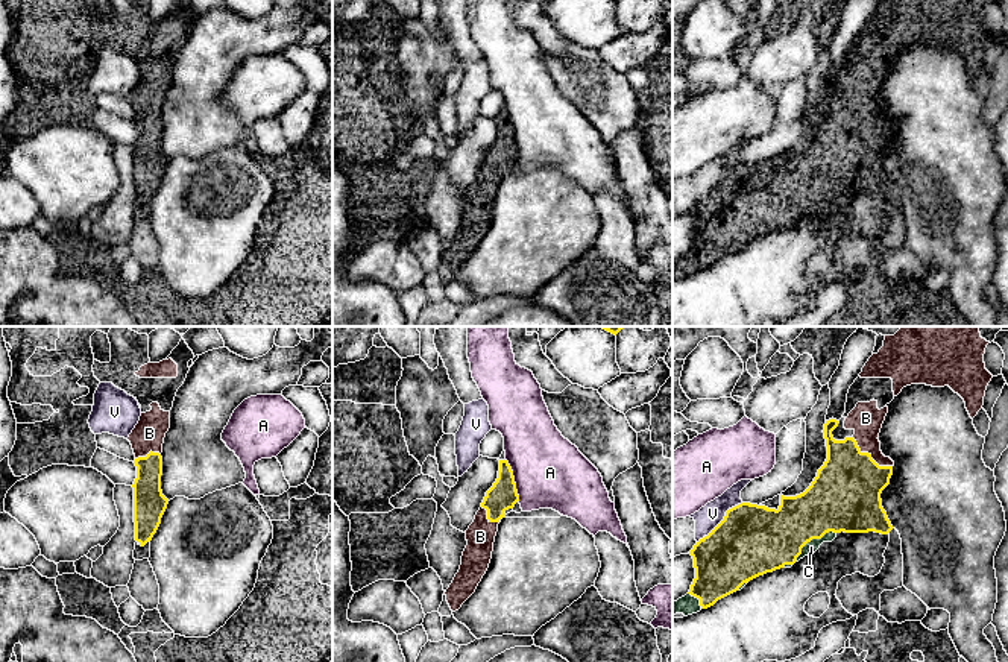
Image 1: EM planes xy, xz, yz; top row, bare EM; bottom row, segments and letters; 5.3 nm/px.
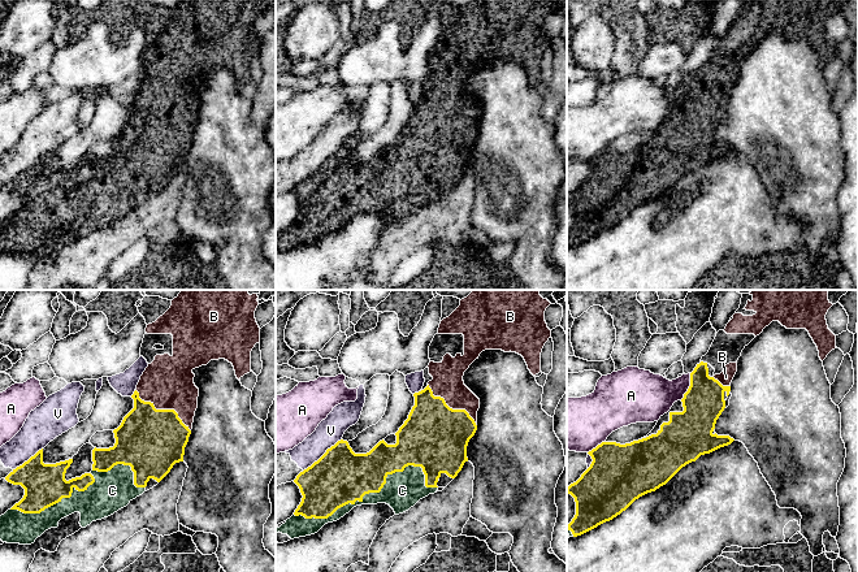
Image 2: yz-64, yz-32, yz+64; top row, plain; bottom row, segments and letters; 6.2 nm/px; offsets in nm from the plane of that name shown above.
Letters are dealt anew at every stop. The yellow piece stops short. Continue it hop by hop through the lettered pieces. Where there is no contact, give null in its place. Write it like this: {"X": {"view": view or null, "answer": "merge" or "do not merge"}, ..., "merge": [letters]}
{"A": {"view": "xz", "answer": "do not merge"}, "B": {"view": "yz", "answer": "merge"}, "C": {"view": "yz", "answer": "merge"}, "V": {"view": "yz", "answer": "do not merge"}, "merge": ["B", "C"]}

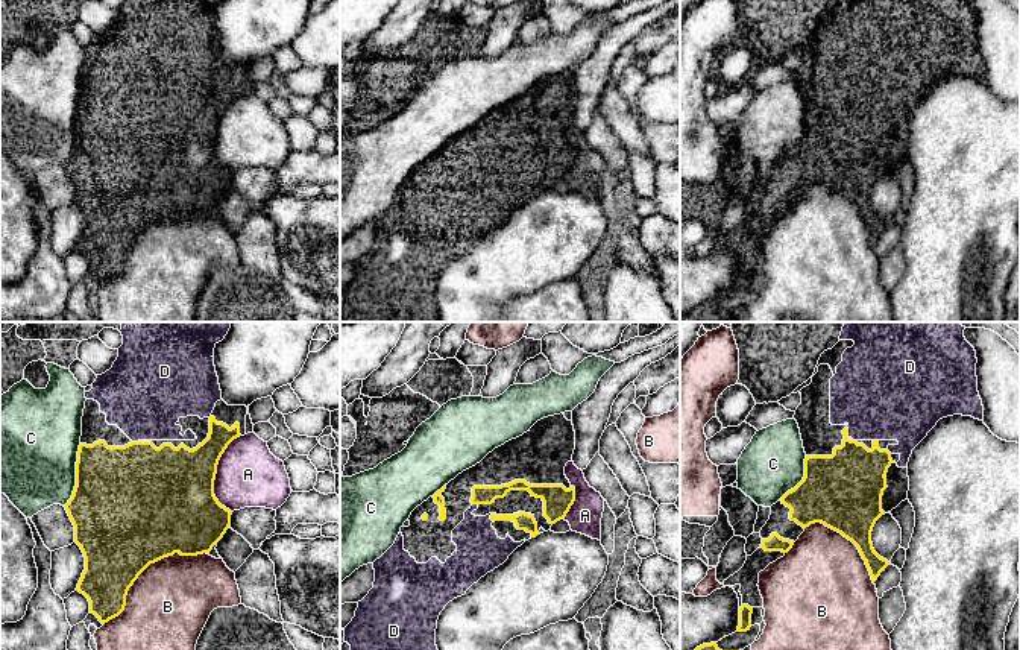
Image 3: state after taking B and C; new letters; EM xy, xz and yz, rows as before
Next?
{"A": {"view": "xy", "answer": "do not merge"}, "B": {"view": "xy", "answer": "do not merge"}, "C": {"view": "xy", "answer": "do not merge"}, "D": {"view": "xz", "answer": "merge"}, "merge": ["D"]}

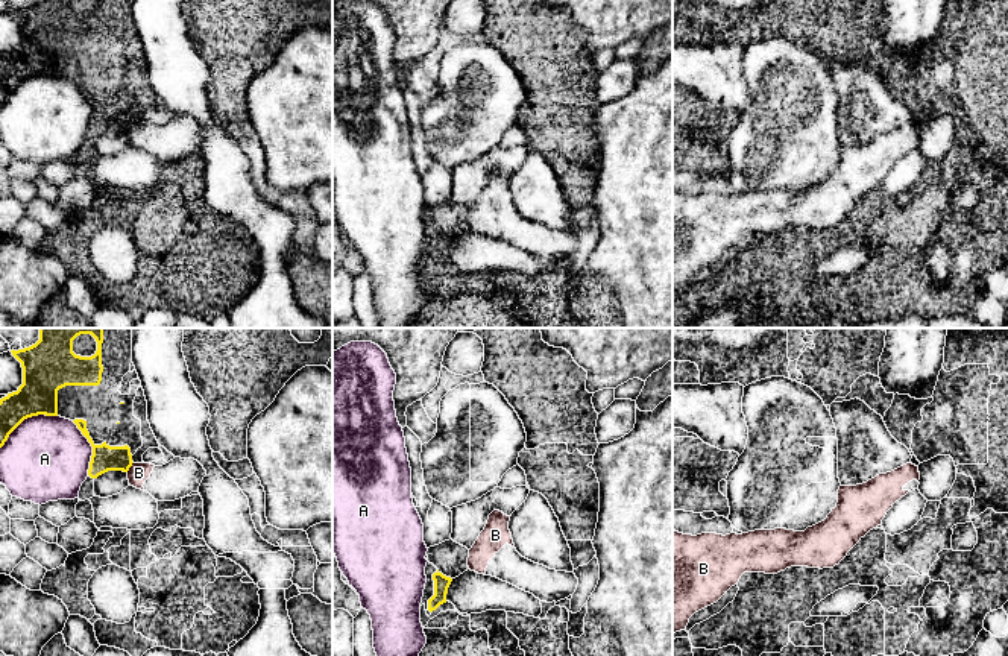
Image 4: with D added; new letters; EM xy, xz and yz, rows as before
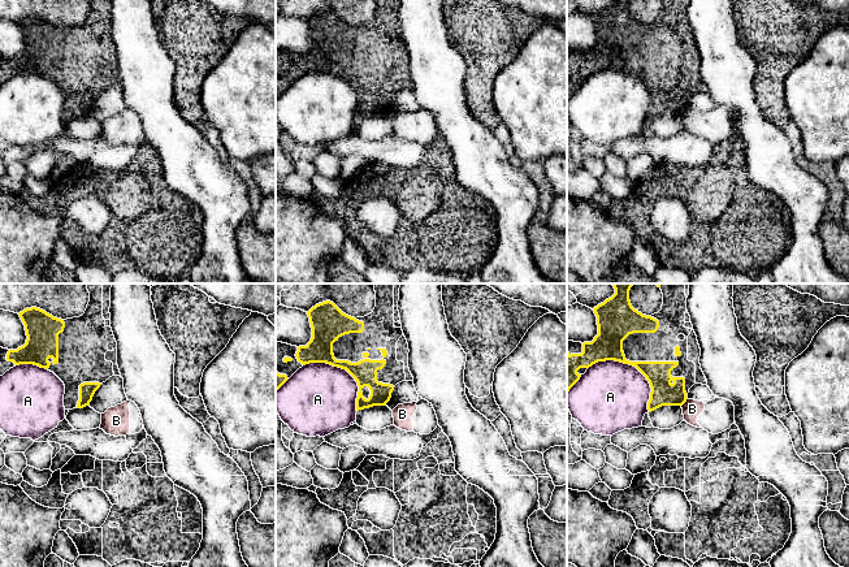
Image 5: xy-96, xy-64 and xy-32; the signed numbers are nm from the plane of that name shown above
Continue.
{"A": {"view": "xy", "answer": "do not merge"}, "B": {"view": "xy", "answer": "do not merge"}, "merge": []}

